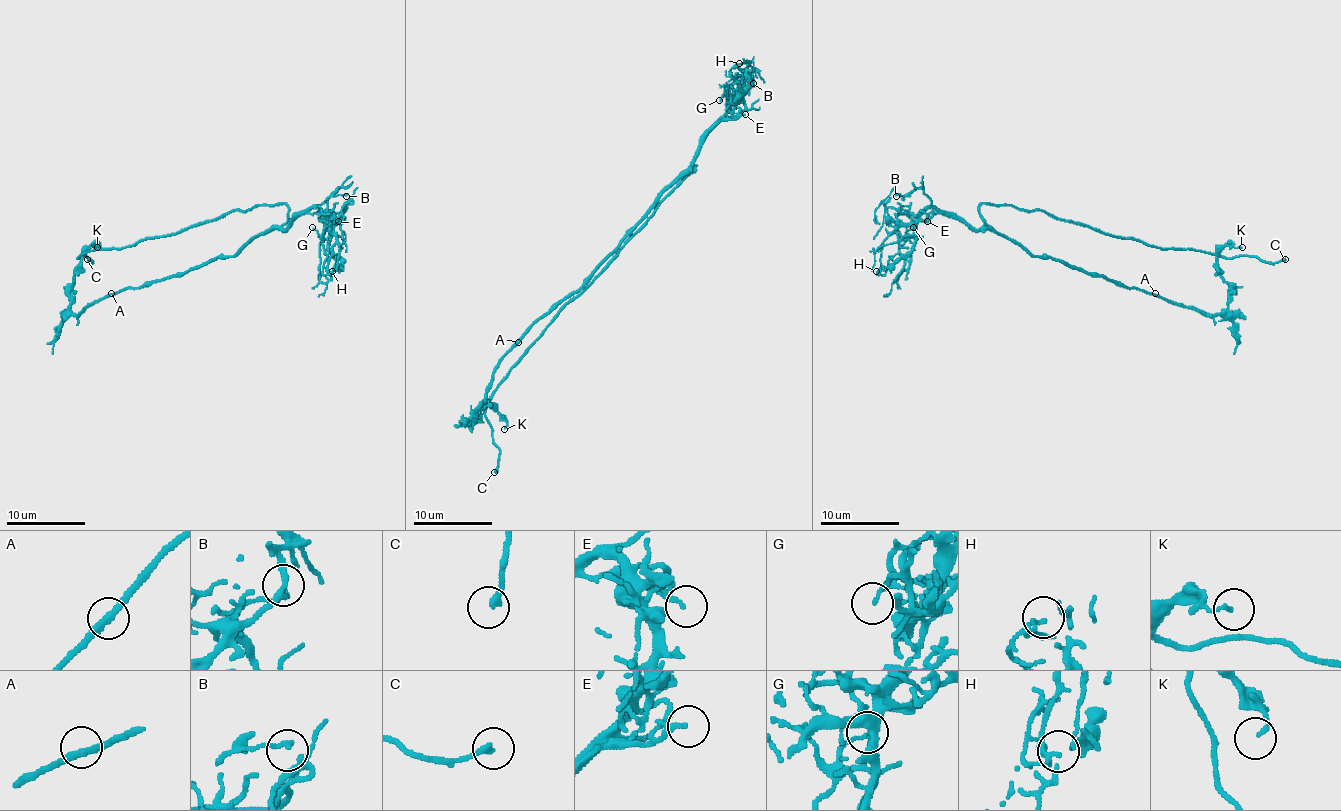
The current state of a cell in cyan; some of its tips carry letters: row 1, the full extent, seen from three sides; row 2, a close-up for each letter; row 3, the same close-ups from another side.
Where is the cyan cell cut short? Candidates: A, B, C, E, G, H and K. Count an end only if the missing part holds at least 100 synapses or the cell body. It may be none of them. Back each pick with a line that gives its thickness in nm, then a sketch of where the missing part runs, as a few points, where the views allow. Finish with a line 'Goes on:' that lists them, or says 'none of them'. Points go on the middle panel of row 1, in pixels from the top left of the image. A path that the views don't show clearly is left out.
C: Thickness 240 nm. Course of what is missing: (494, 472), (486, 484), (472, 488), (472, 494)
Goes on: C

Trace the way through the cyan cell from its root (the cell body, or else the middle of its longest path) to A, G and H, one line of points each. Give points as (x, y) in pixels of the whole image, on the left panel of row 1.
A: (223, 216), (255, 206), (288, 208), (285, 223), (271, 225), (235, 255), (219, 255), (184, 273), (111, 293)
G: (223, 216), (233, 210), (285, 204), (288, 208), (285, 229), (302, 214), (318, 214), (324, 235), (312, 227)
H: (223, 216), (285, 204), (285, 229), (302, 214), (318, 214), (324, 223), (322, 273), (332, 271)

